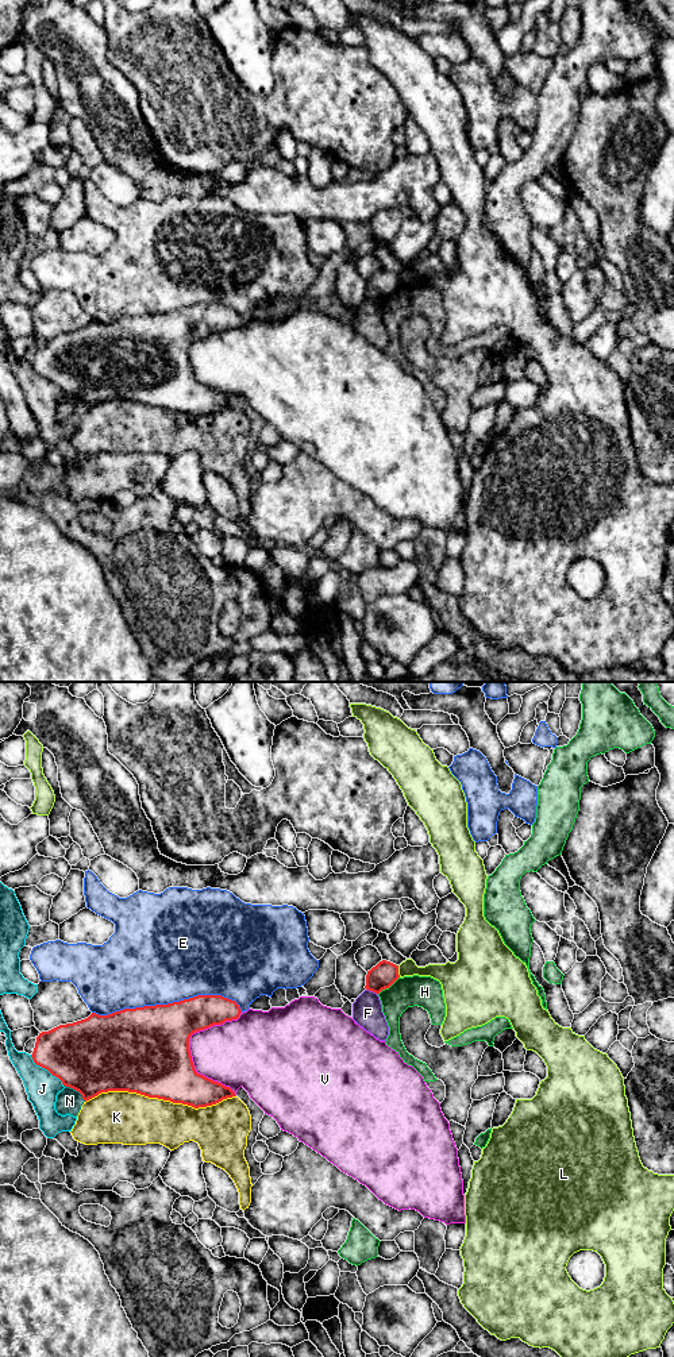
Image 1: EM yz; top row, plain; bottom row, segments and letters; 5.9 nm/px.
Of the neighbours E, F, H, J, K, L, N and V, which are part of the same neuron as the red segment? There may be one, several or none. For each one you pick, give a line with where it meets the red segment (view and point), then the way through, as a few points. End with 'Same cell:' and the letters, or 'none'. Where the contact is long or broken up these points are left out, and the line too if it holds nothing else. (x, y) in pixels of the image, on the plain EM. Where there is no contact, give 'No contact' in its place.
Same cell: none

